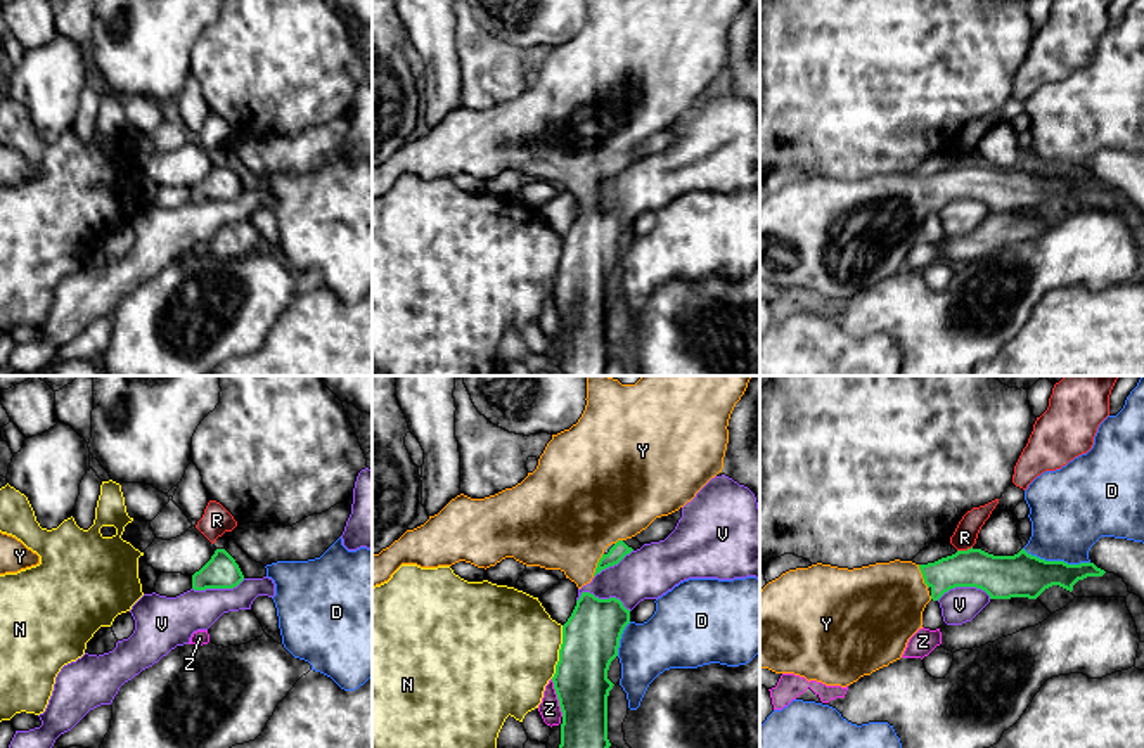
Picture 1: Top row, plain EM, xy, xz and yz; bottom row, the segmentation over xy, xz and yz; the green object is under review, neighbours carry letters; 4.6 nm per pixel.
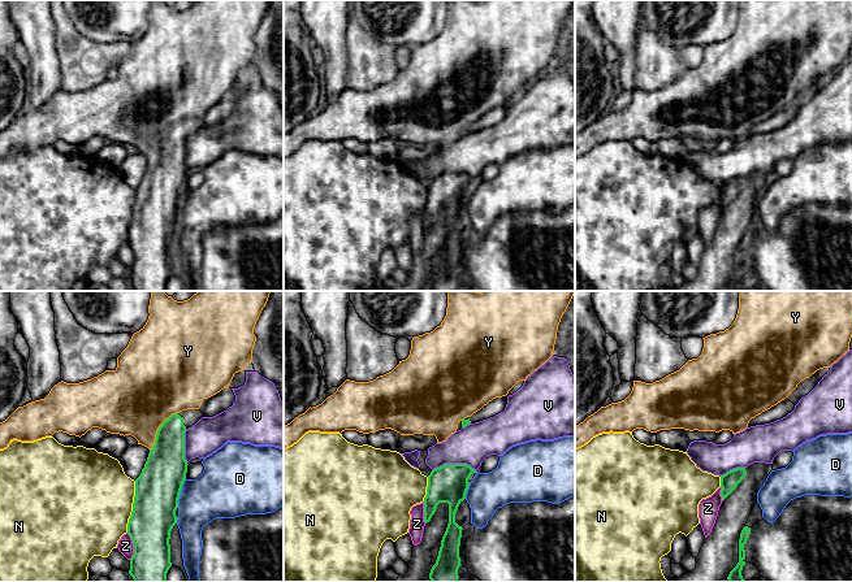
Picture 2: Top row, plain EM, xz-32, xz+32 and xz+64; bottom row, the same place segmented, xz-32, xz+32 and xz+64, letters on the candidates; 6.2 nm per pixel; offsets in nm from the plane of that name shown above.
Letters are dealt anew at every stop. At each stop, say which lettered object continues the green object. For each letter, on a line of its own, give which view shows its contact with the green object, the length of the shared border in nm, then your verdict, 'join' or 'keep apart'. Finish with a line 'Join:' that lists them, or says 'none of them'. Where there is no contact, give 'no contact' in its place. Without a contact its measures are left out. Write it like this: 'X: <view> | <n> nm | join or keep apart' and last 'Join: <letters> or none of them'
D: yz | 320 nm | keep apart
N: xz | 260 nm | keep apart
R: yz | 80 nm | keep apart
V: xz | 260 nm | keep apart
Y: xz | 120 nm | join
Z: xz | 190 nm | keep apart
Join: Y

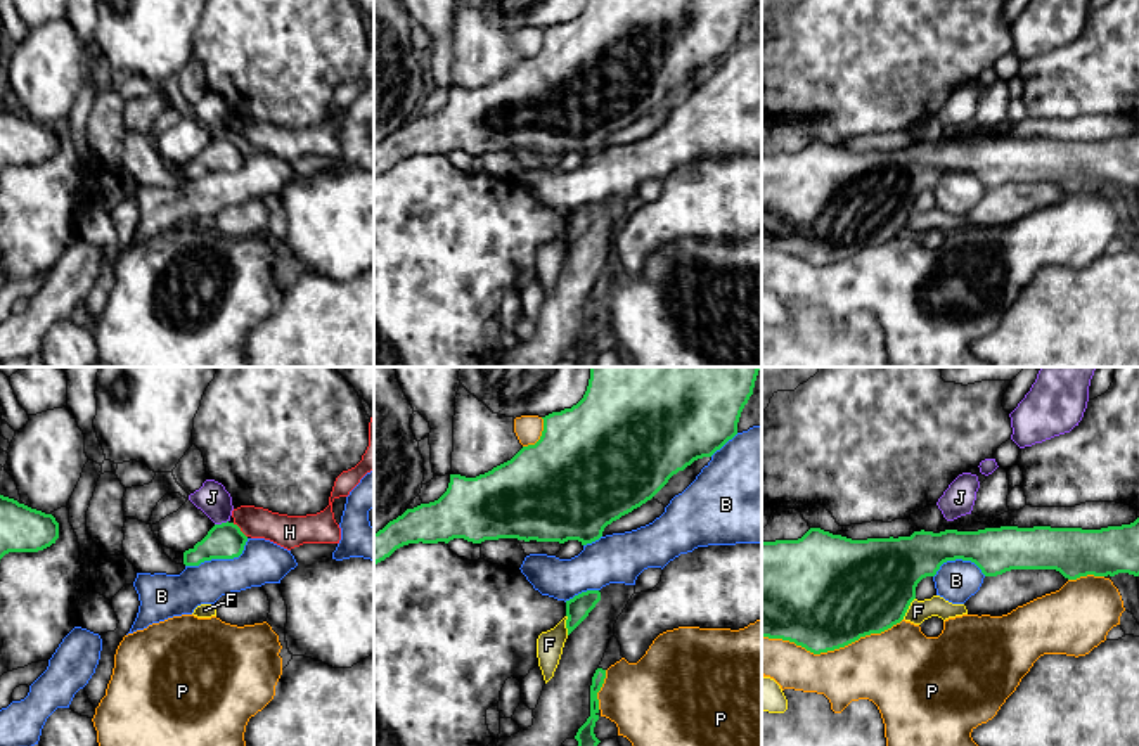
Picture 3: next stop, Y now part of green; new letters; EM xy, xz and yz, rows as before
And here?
B: xy | 320 nm | keep apart
F: yz | 120 nm | keep apart
H: xy | 100 nm | keep apart
J: xy | 70 nm | keep apart
P: yz | 650 nm | keep apart
Join: none of them

